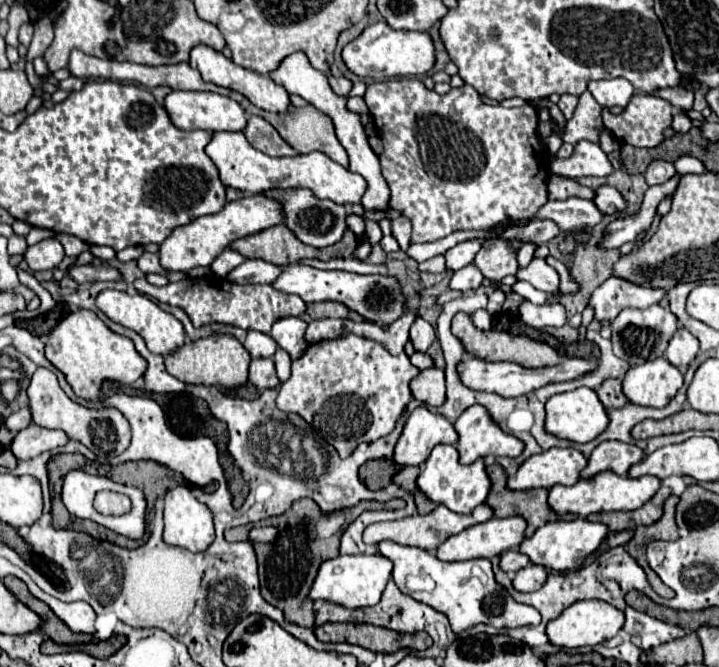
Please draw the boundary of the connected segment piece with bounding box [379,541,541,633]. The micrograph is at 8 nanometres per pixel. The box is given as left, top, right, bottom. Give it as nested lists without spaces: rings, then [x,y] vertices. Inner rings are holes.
[[[383,541],[379,543],[379,553],[393,561],[393,579],[397,587],[411,595],[417,601],[423,601],[431,605],[433,609],[445,613],[449,617],[449,623],[455,633],[461,633],[477,623],[487,623],[497,629],[503,627],[521,627],[521,625],[539,625],[541,615],[531,605],[517,603],[509,591],[495,581],[491,561],[489,559],[471,559],[471,561],[459,561],[459,563],[447,563],[439,561],[433,553],[419,549],[419,547],[407,547],[399,545],[395,541]],[[417,581],[431,581],[431,589],[423,589],[423,585],[413,587]]]

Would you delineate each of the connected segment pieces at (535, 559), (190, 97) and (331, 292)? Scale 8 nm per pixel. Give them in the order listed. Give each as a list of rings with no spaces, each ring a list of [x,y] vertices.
[[[573,519],[573,521],[551,521],[543,527],[539,527],[539,531],[535,531],[533,537],[525,539],[519,547],[521,553],[525,553],[531,563],[543,565],[551,571],[569,571],[569,569],[579,569],[585,561],[587,555],[591,555],[601,541],[607,537],[609,527],[605,523],[593,523],[587,519]]]
[[[173,91],[165,99],[165,109],[179,129],[205,129],[205,131],[243,131],[247,125],[245,109],[231,97],[201,91]]]
[[[301,263],[283,267],[281,275],[273,281],[273,287],[283,293],[295,293],[305,303],[319,303],[319,301],[341,301],[351,311],[357,311],[363,317],[369,317],[371,321],[379,325],[389,325],[391,321],[399,319],[403,315],[403,291],[397,283],[397,279],[387,275],[357,275],[347,271],[321,271],[315,267],[307,267]]]

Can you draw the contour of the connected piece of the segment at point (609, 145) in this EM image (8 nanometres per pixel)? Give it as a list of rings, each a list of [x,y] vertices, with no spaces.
[[[603,131],[601,133],[601,147],[605,153],[611,153],[611,151],[619,149],[619,141],[611,135],[611,131]]]

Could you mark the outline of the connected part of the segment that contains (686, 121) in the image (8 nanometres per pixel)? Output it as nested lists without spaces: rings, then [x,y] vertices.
[[[675,113],[673,115],[673,123],[671,123],[671,129],[675,133],[687,133],[691,129],[691,119],[687,115],[681,115],[681,113]]]

